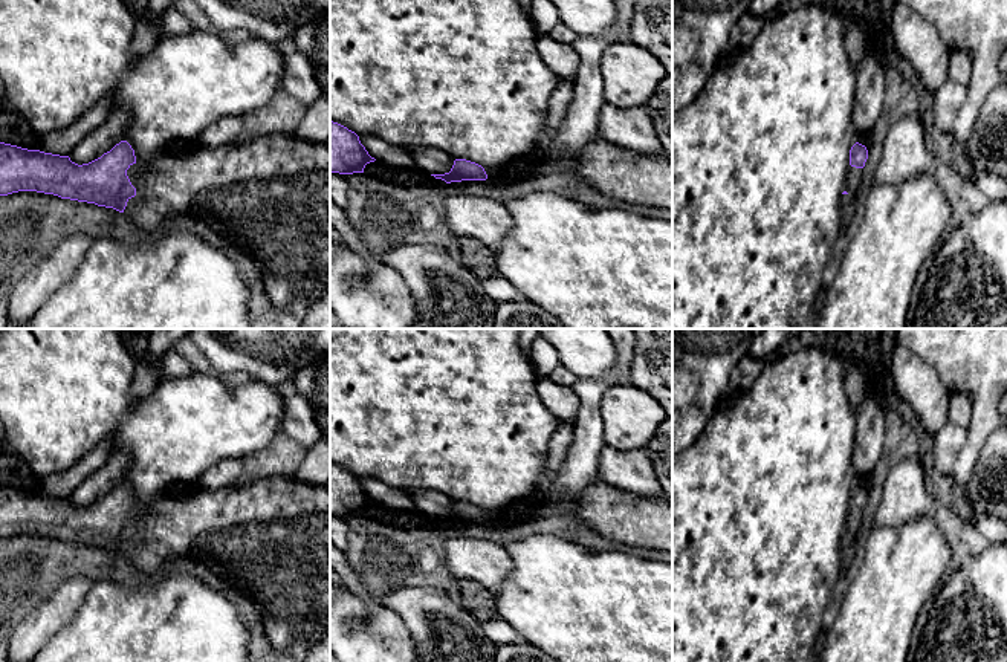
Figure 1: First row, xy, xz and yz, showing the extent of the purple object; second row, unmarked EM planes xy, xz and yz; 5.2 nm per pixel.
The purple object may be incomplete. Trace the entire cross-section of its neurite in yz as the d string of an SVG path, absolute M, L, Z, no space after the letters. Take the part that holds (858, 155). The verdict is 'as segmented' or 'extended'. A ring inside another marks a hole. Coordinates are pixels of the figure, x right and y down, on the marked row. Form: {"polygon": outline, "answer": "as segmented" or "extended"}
{"polygon": "M856 142L850 150L850 167L845 190L840 199L842 228L848 226L856 213L857 190L862 180L862 168L868 159L865 145Z", "answer": "extended"}

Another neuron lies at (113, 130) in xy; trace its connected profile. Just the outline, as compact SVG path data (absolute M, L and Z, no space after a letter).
M113 109L107 119L79 141L67 156L78 165L89 164L124 141L128 127L128 112L124 109Z

